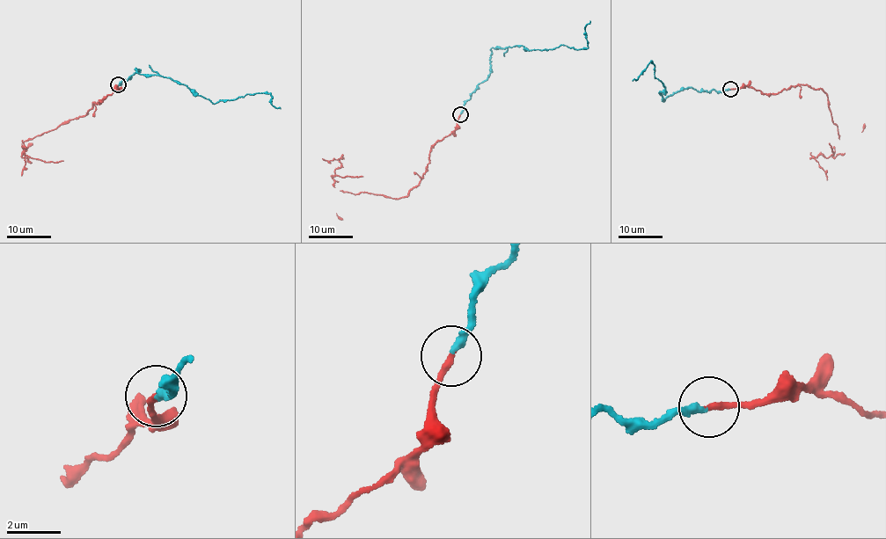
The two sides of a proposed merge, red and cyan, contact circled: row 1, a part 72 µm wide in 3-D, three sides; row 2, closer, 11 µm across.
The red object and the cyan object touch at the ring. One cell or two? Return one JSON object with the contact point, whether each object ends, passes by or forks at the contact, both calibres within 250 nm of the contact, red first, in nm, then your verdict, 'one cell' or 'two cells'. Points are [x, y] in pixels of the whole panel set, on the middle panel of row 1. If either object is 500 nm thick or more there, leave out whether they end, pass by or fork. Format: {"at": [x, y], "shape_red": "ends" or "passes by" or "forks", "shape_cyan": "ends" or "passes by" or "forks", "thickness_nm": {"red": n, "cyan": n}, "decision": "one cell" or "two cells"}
{"at": [460, 114], "shape_red": "ends", "shape_cyan": "ends", "thickness_nm": {"red": 240, "cyan": 280}, "decision": "two cells"}

